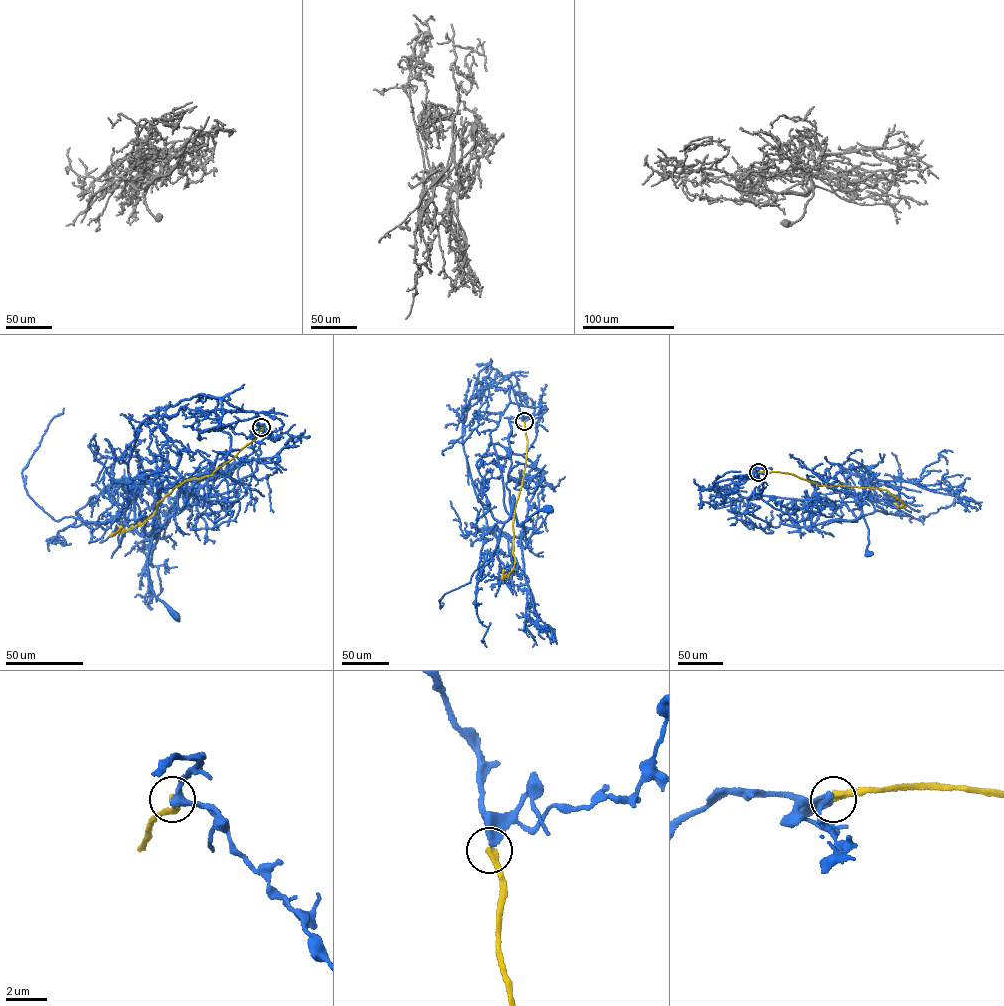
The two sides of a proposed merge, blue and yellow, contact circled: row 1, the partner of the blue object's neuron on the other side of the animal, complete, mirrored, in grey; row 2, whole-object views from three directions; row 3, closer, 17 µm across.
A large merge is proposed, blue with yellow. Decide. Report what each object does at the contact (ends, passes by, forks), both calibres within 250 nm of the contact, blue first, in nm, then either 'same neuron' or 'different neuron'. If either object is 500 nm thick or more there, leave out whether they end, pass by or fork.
blue ends | yellow ends | 440/360 nm | different neuron

